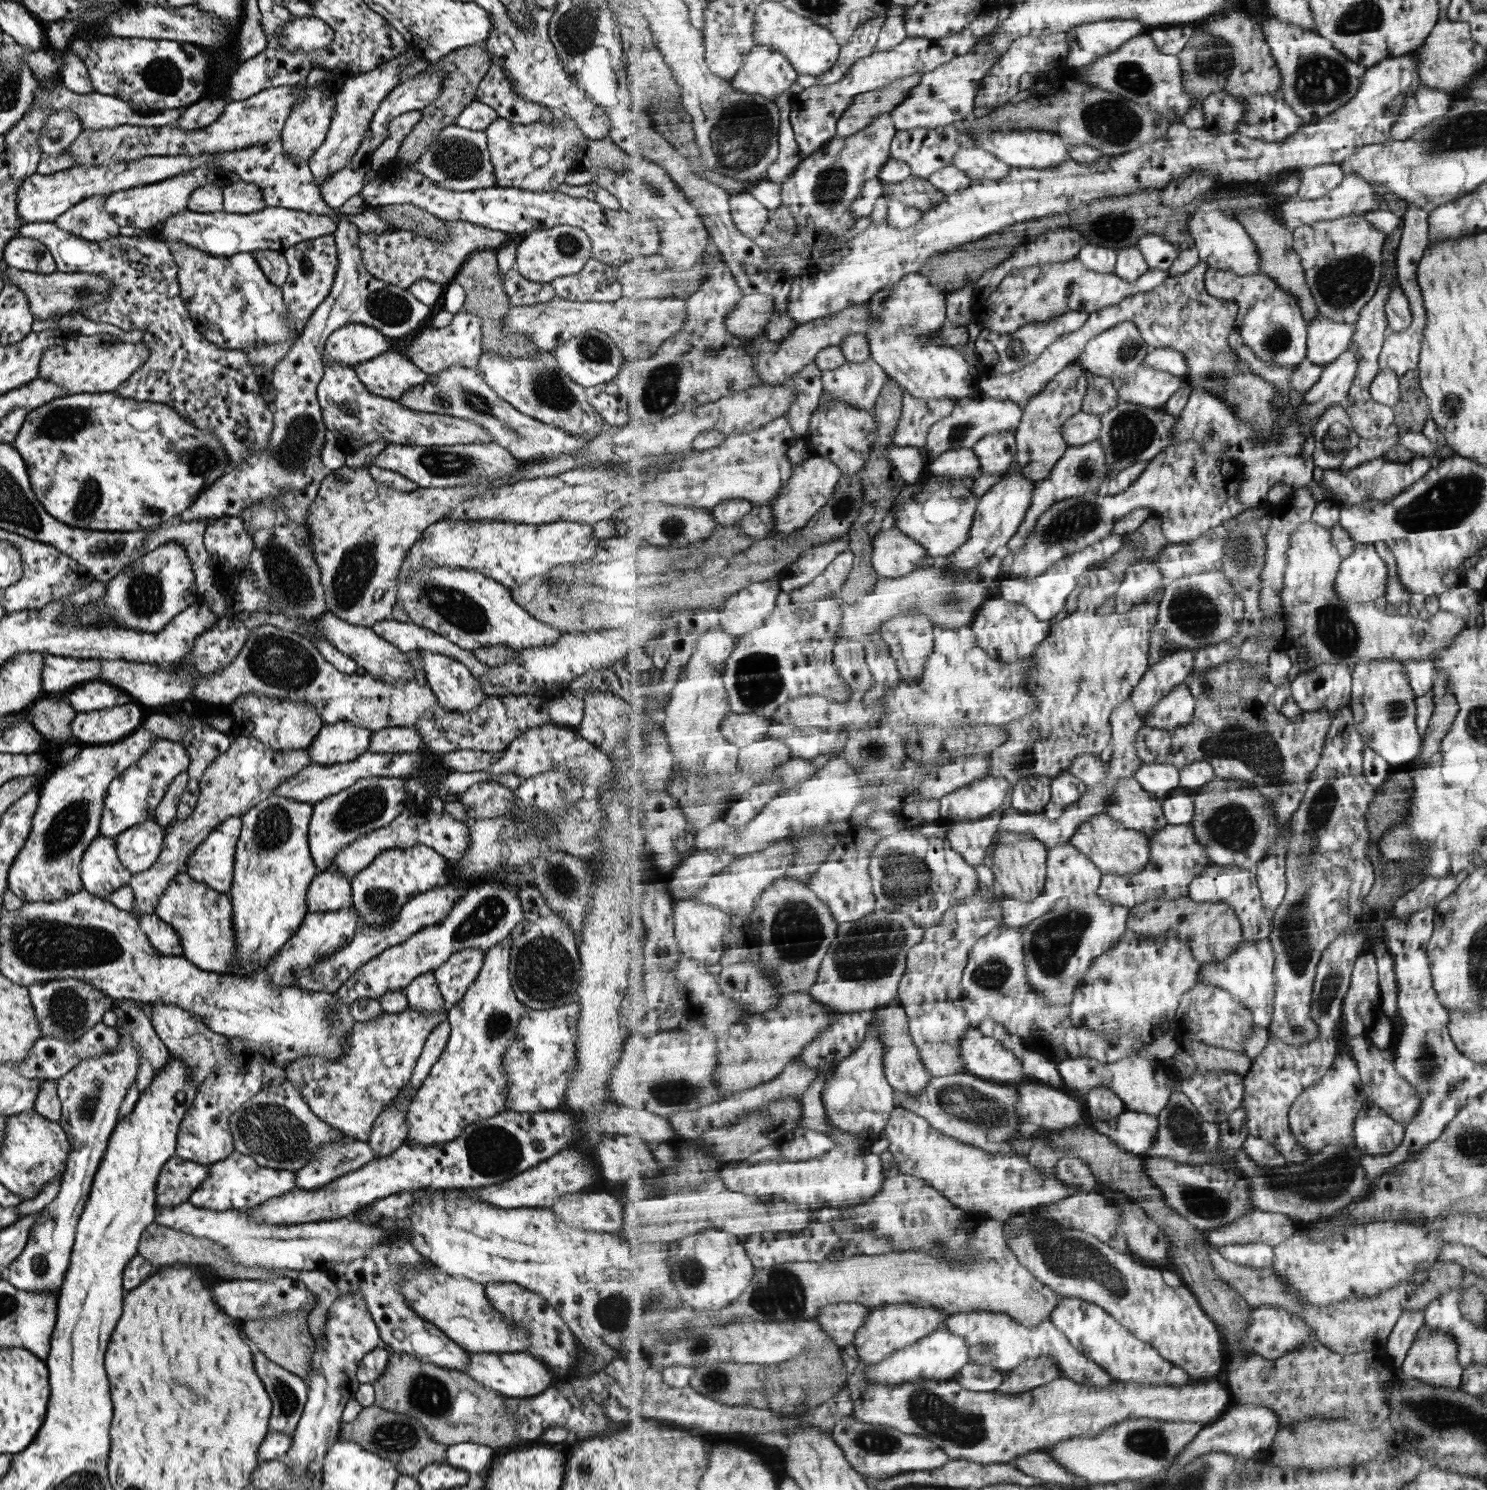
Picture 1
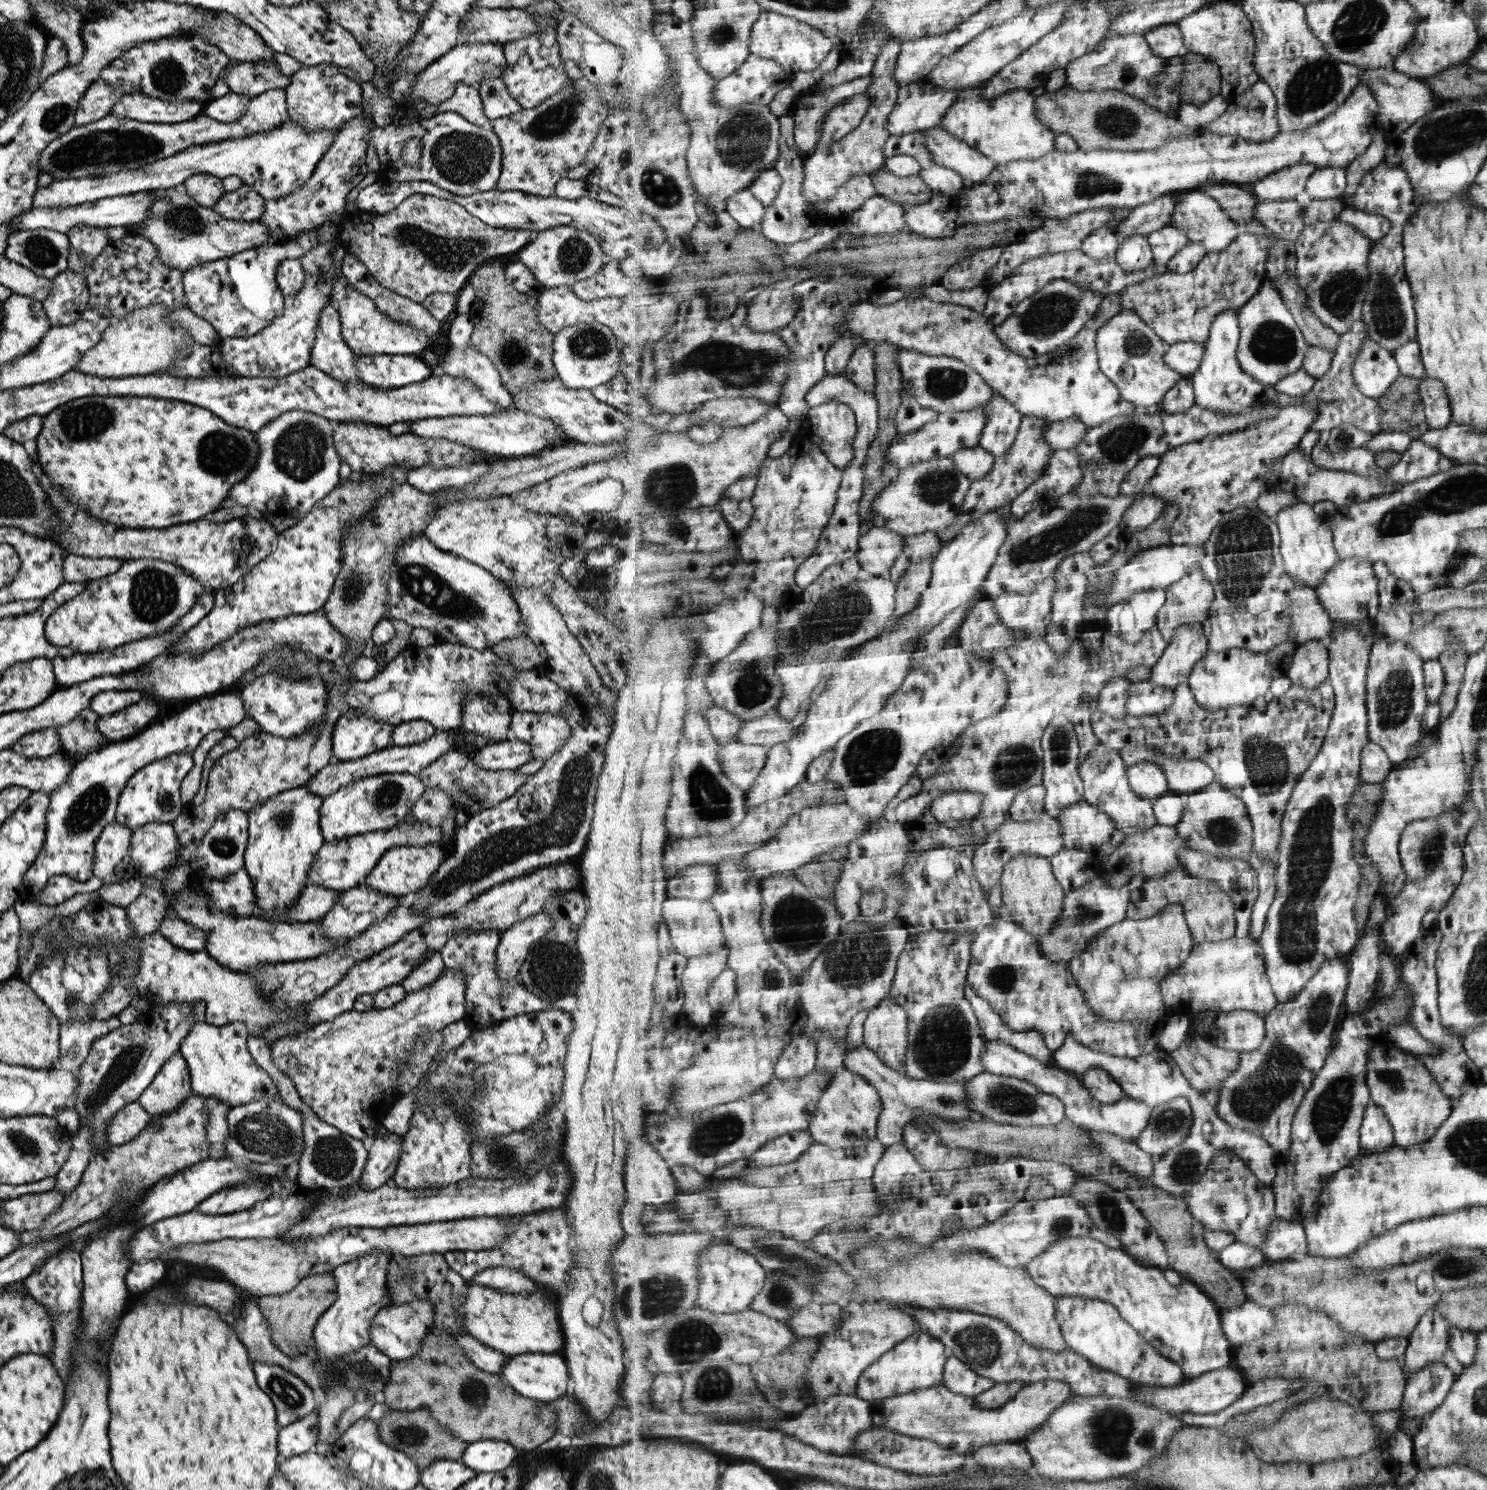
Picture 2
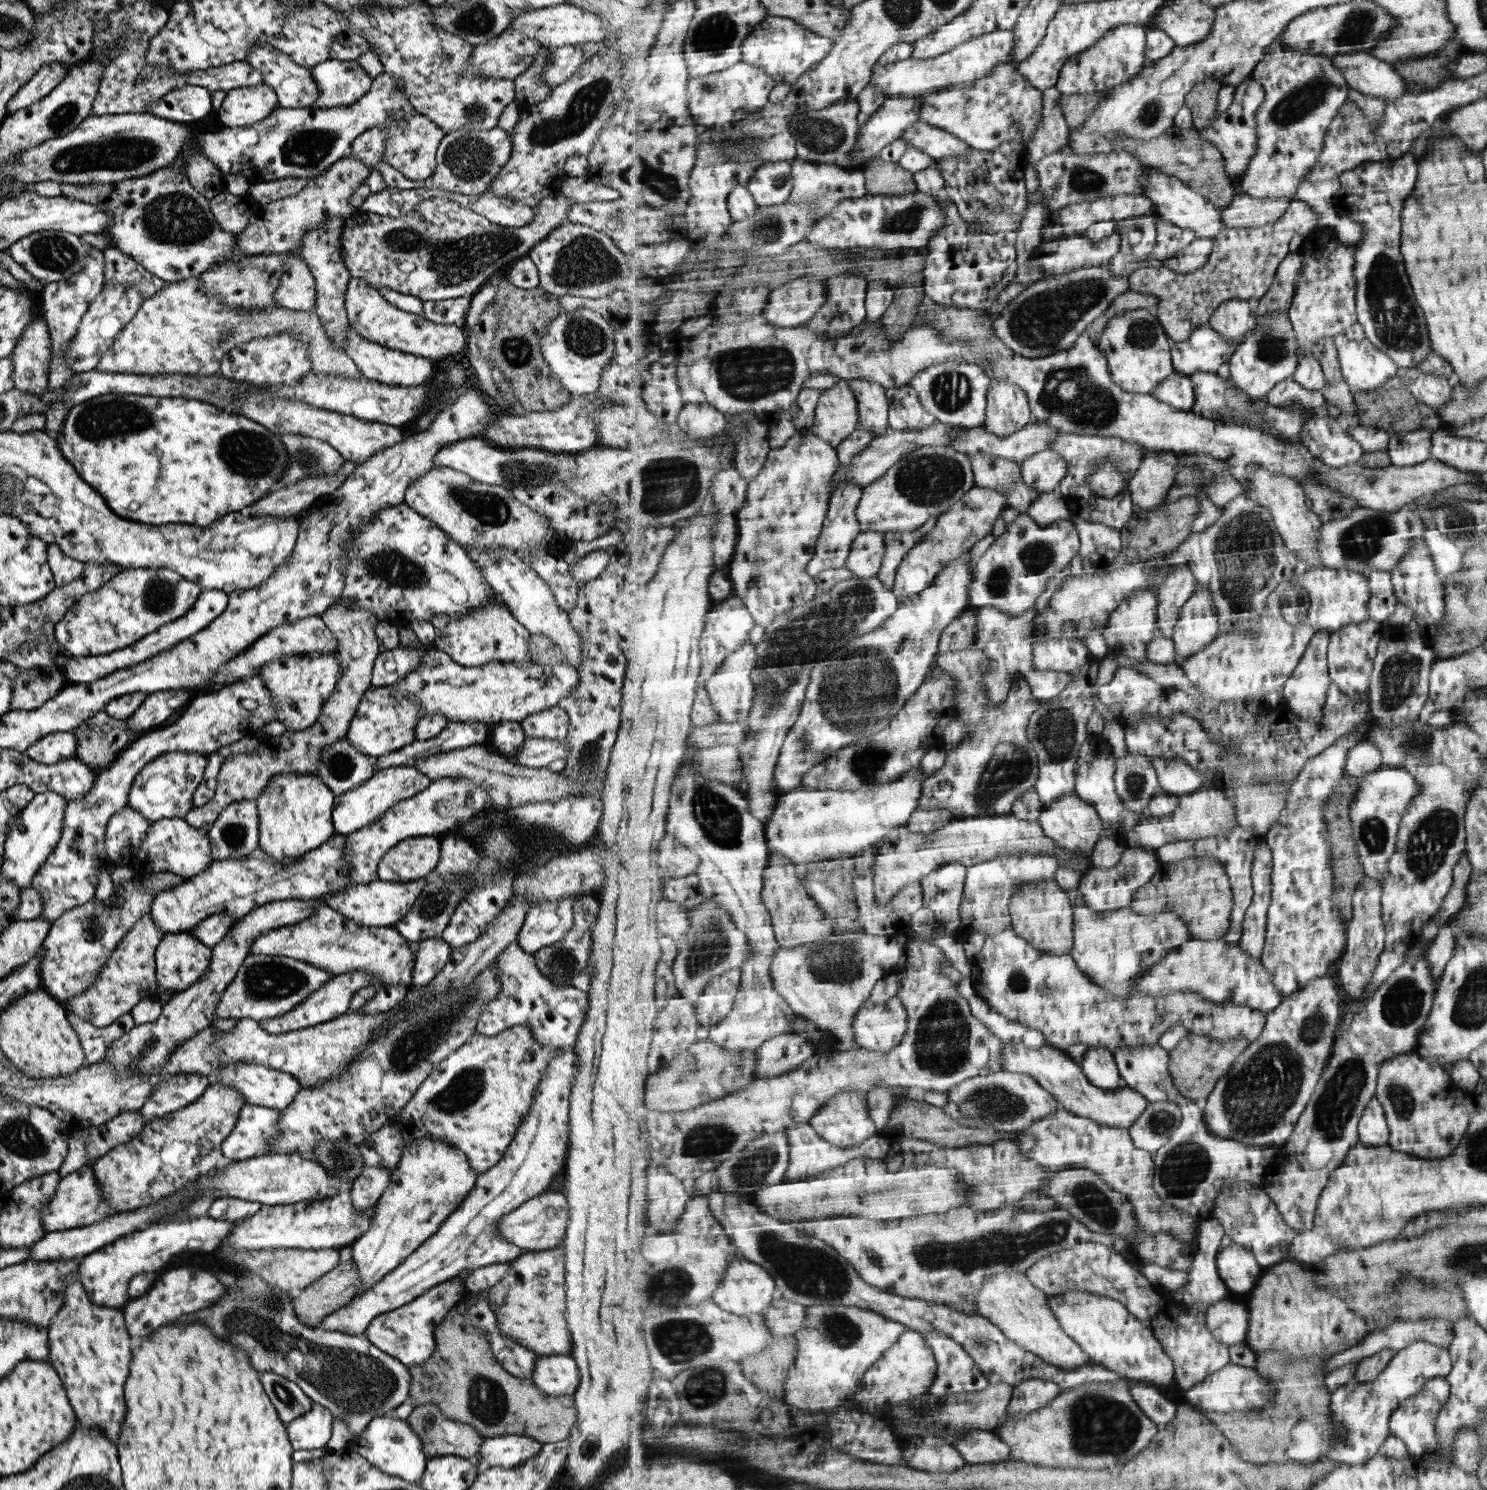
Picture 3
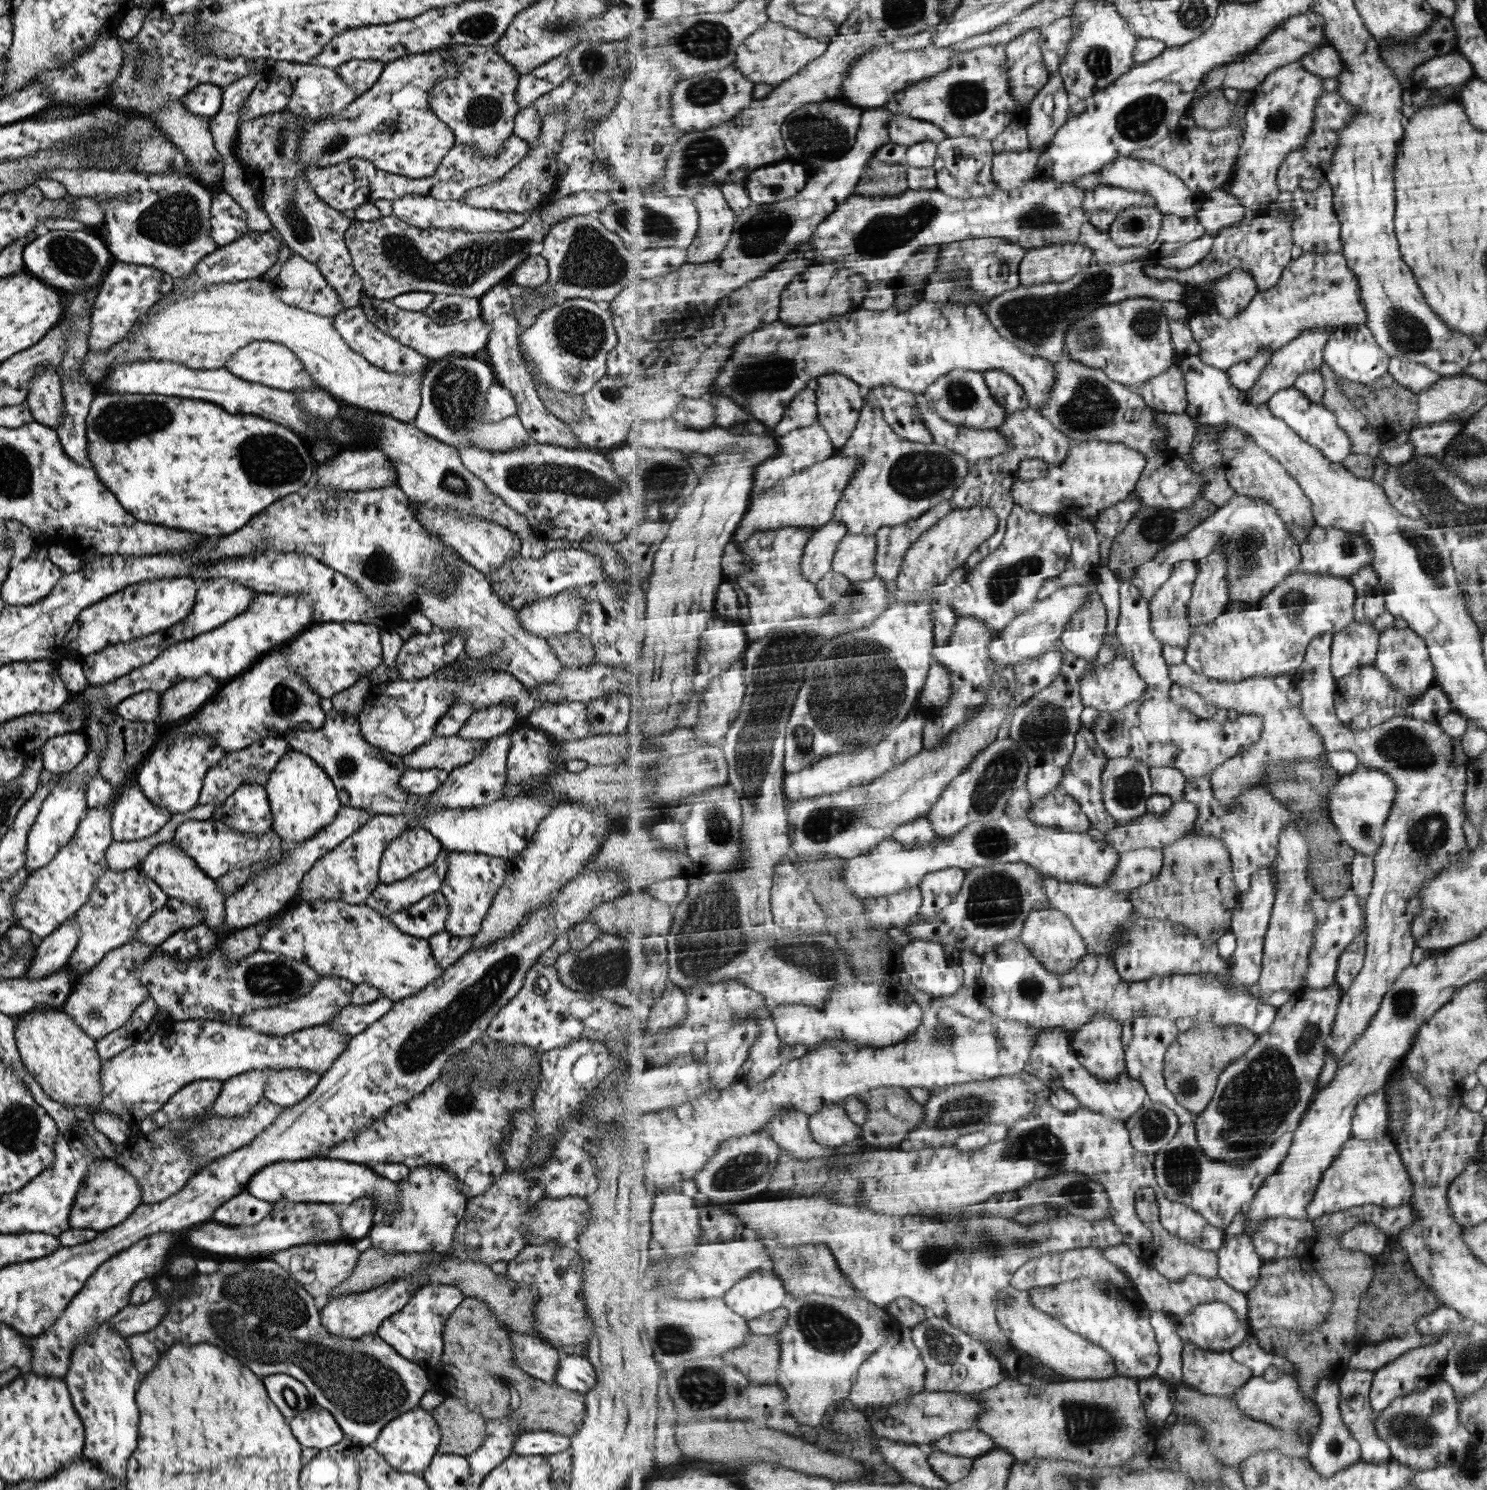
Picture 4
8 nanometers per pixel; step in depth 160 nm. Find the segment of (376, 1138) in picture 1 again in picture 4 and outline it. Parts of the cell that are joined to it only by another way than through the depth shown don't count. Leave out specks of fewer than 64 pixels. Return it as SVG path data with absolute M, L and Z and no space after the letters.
M369 1197L350 1202L340 1215L340 1229L346 1242L365 1238L375 1220L374 1202Z

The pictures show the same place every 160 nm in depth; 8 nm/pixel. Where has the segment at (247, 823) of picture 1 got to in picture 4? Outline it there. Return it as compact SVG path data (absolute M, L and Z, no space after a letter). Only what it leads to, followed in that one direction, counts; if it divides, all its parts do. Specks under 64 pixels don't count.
M289 748L282 757L275 763L273 770L270 770L264 784L267 800L270 808L272 831L280 838L283 846L290 847L299 842L303 842L317 834L323 827L327 826L337 814L341 806L337 798L337 790L322 768L313 762L306 754L301 754Z

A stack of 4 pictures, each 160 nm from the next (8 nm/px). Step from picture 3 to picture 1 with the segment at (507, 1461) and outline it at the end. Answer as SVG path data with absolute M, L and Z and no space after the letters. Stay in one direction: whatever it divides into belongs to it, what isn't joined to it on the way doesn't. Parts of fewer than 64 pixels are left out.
M460 1442L446 1446L445 1462L455 1469L463 1470L468 1474L483 1474L489 1470L495 1451L489 1446L472 1442Z

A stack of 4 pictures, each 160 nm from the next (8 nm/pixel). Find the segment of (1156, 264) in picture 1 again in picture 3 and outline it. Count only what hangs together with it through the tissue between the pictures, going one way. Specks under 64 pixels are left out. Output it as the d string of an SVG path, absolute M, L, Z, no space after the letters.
M1163 218L1158 220L1157 230L1157 244L1151 257L1162 261L1175 258L1179 251L1198 238L1194 230L1184 229Z

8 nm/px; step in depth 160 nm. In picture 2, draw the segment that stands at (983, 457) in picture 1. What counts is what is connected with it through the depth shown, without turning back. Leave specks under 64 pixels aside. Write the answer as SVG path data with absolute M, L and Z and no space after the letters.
M995 394L985 410L987 427L981 436L980 446L997 458L1007 455L1018 438L1023 424L1023 412L999 394Z

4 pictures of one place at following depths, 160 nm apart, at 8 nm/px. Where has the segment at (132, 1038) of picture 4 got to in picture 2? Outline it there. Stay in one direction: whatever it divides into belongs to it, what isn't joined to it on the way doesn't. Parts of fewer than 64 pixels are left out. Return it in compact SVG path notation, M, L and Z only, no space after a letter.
M117 1017L107 1020L68 1020L60 1025L58 1032L59 1058L55 1069L76 1072L95 1040L121 1026Z

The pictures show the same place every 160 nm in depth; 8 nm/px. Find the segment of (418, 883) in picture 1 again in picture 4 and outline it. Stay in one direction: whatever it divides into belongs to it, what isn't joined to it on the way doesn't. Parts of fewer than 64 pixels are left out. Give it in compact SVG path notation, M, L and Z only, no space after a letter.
M420 826L404 830L391 839L381 855L378 868L379 883L391 884L427 869L435 862L442 844Z

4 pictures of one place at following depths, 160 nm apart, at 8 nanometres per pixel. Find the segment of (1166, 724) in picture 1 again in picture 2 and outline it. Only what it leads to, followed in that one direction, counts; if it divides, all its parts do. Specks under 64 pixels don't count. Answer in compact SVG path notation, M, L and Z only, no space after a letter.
M1152 681L1133 682L1127 703L1128 714L1134 717L1161 714L1172 707L1175 697L1173 689Z

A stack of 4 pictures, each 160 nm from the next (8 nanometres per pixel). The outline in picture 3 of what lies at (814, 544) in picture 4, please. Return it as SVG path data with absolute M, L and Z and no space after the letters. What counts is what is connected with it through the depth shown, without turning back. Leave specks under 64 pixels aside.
M843 483L832 494L827 521L819 537L815 556L809 561L807 567L808 573L811 576L816 577L820 572L846 566L853 543L862 533L855 511L857 511L857 505L862 499L863 489L861 485L855 483Z

